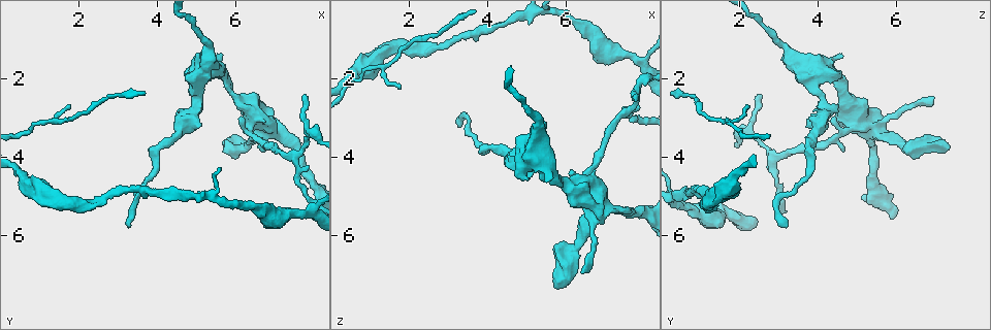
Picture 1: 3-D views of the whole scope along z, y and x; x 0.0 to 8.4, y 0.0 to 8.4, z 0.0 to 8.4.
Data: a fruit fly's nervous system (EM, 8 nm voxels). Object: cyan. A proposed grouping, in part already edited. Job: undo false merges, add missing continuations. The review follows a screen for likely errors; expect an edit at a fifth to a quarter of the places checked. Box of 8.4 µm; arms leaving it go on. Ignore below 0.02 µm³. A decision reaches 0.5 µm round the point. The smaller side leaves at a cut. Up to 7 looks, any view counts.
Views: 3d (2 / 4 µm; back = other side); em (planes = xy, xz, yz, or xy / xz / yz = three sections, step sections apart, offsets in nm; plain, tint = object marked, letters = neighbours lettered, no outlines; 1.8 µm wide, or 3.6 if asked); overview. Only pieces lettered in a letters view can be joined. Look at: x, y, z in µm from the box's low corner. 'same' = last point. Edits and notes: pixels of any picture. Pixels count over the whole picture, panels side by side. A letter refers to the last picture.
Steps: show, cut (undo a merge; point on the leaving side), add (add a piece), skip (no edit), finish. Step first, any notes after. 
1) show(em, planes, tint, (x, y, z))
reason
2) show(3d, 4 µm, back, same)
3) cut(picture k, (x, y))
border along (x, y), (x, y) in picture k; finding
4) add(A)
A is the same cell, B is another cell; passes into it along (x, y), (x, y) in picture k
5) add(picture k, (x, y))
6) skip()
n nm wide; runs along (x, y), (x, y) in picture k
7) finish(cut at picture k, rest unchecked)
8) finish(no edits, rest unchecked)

show(3d, 4 µm, (7.50, 3.95, 2.90))
sharp bend

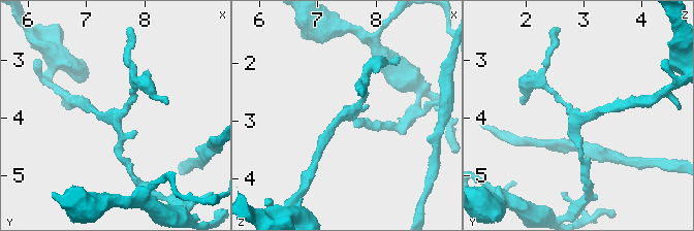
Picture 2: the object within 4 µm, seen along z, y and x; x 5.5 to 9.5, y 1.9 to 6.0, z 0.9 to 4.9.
show(em, planes, tint, (7.50, 3.95, 2.90))
3 arms; now the EM

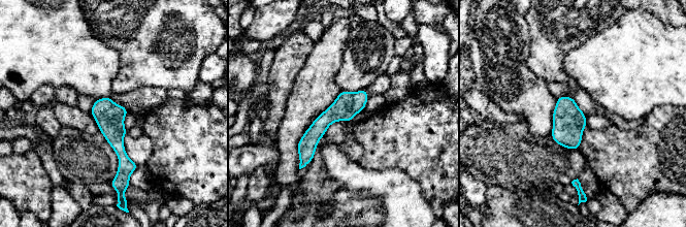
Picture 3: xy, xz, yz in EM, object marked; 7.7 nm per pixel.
show(em, planes, letters, same)

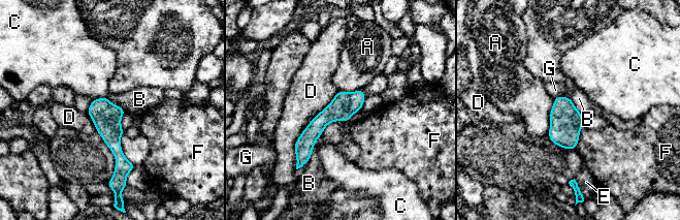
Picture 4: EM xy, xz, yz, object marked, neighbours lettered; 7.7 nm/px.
skip()
200 nm wide; A, B, C, D, E, F and G are other cells; runs along (360, 92), (313, 131), (301, 160) in picture 4; all the same neuron

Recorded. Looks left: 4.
show(em, planes, letters, (6.75, 3.05, 4.45))
branch stops here

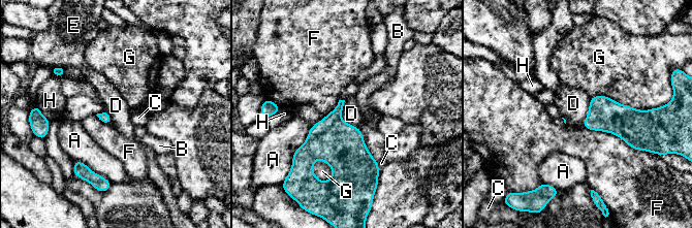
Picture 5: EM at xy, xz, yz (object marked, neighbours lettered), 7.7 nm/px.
cut(picture 5, (318, 128))
A, B, C, D, E, F, G and H are other cells; two neurons meet here

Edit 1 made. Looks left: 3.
show(3d, 4 µm, (5.20, 1.70, 3.75))
branch point

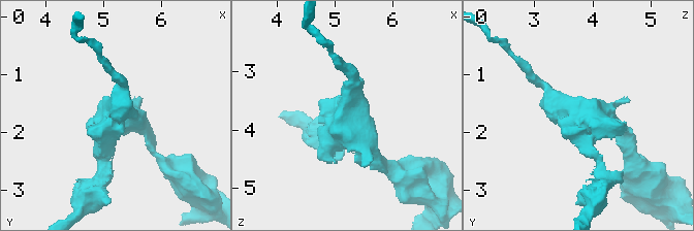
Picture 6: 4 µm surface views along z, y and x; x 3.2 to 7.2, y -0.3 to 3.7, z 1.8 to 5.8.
show(em, 3.6 µm, planes, plain, (5.15, 1.65, 3.75))

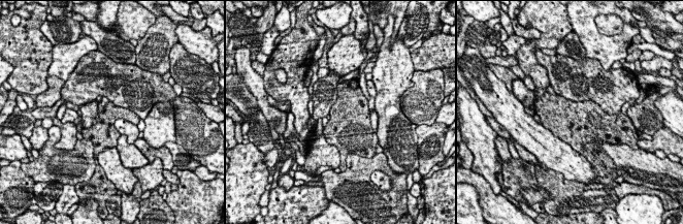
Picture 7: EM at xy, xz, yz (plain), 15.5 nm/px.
show(em, 3.6 µm, planes, letters, same)
what lies round it

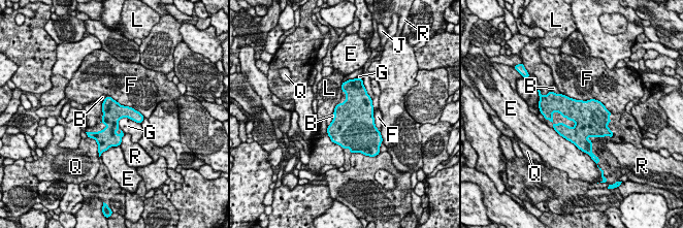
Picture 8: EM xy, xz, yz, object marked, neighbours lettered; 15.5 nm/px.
skip()
320 nm wide; B, E, F, G, J, L, Q and R are other cells; border along (118, 121), (129, 118), (140, 124) in picture 8; all the same neuron

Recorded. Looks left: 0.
finish(cut at picture 5, rest unchecked)

